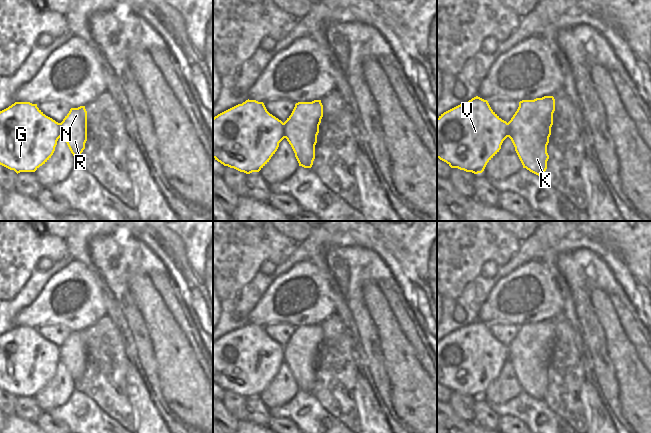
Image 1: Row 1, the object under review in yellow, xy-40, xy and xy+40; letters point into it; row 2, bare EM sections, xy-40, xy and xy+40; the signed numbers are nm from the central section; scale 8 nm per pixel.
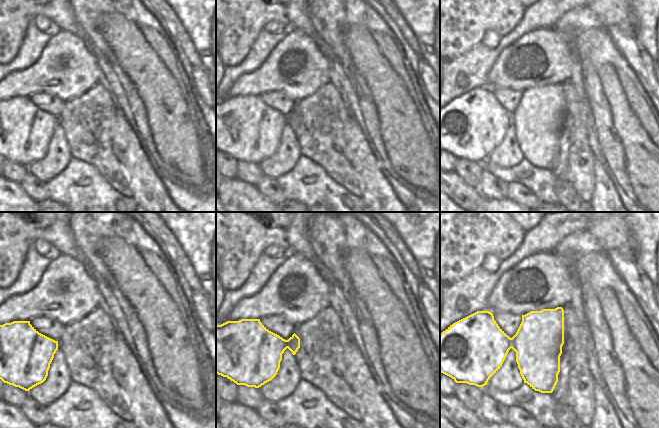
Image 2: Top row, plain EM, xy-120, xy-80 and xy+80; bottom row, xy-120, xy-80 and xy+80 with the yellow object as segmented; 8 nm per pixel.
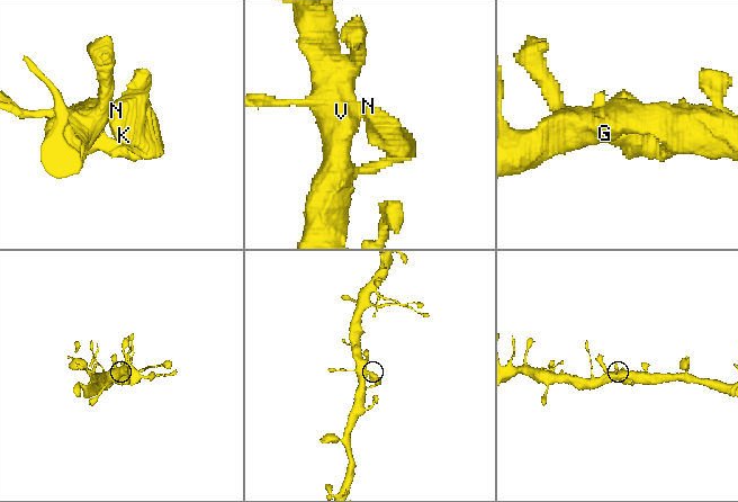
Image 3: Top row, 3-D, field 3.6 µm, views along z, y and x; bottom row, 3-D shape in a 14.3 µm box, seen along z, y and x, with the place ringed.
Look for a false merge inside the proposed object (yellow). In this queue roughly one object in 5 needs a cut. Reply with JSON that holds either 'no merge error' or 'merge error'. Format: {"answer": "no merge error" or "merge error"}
{"answer": "no merge error"}

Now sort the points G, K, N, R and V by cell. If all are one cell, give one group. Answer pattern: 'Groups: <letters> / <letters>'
Groups: G K N R V.

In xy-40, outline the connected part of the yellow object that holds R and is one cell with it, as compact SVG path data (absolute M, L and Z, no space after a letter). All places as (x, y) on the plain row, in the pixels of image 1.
M15 326L0 335L0 389L20 396L35 396L53 379L57 365L62 362L76 382L87 365L87 335L85 330L71 332L61 347L46 340L37 328Z

